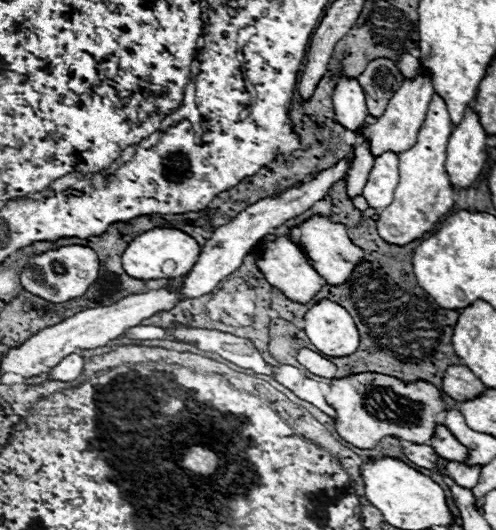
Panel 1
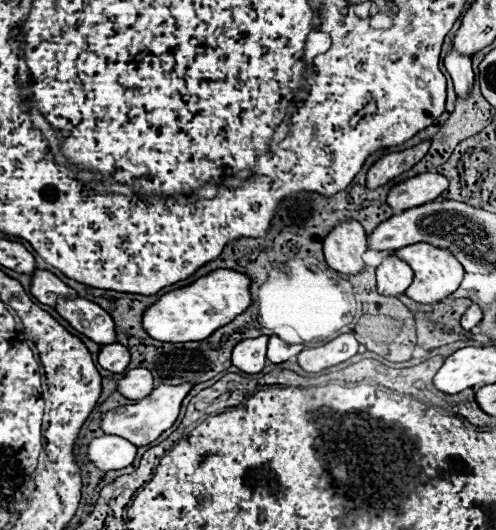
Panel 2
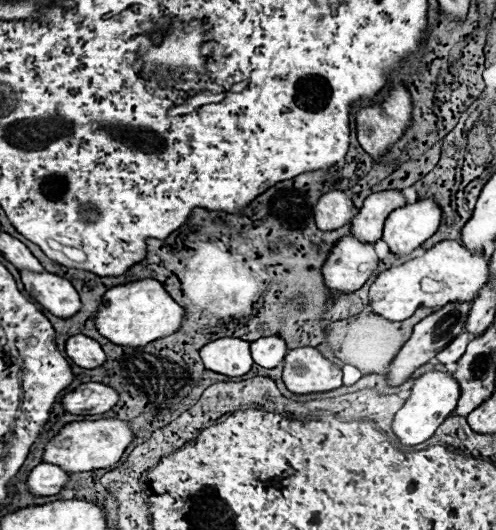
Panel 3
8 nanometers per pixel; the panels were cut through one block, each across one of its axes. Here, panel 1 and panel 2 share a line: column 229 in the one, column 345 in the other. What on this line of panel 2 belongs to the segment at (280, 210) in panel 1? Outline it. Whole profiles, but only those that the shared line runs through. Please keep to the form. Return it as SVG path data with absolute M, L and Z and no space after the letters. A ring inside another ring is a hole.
M344 222L336 226L326 238L324 238L324 256L330 268L334 268L340 274L356 276L364 270L362 256L368 250L366 232L358 222Z

